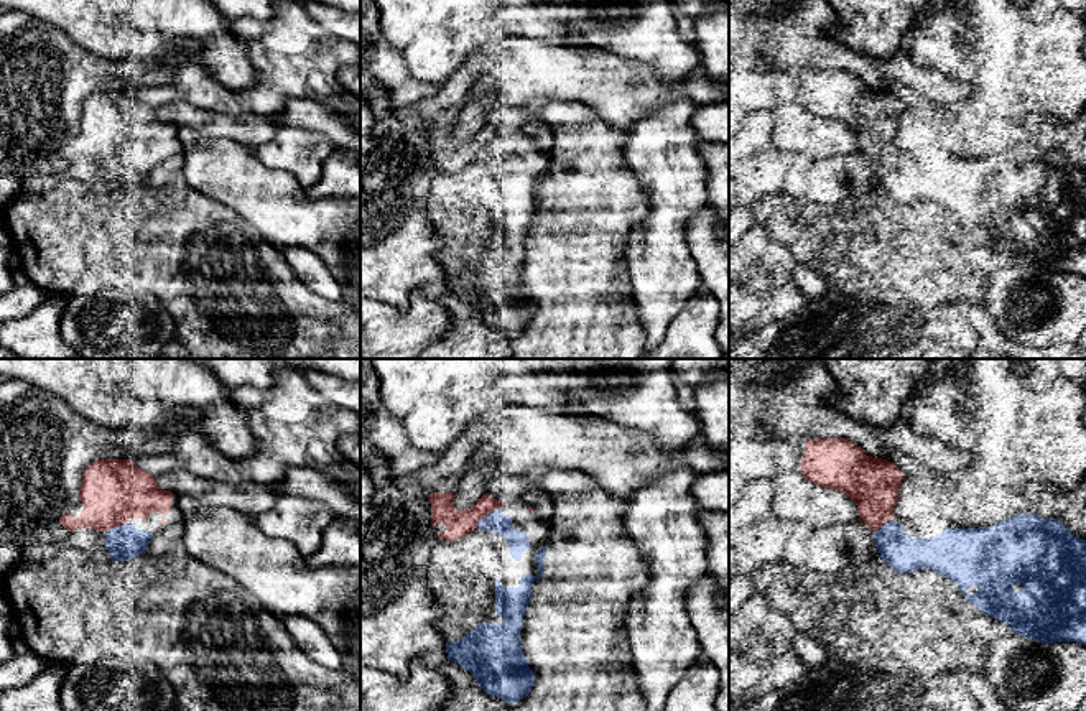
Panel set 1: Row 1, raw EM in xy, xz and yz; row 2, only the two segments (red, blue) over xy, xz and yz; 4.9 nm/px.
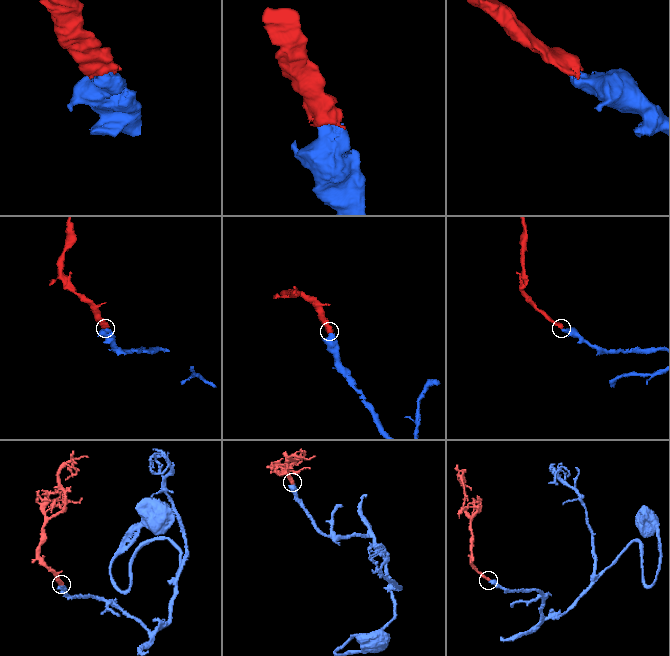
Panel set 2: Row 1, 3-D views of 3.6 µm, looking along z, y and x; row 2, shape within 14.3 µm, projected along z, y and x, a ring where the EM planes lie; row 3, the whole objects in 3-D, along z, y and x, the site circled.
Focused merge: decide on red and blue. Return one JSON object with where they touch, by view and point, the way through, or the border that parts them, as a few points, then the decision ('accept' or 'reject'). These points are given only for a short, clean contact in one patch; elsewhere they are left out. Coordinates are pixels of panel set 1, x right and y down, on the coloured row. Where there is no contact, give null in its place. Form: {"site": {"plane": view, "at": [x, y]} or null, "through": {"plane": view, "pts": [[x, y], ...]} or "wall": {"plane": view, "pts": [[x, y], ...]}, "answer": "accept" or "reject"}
{"site": {"plane": "xz", "at": [484, 515]}, "answer": "accept"}

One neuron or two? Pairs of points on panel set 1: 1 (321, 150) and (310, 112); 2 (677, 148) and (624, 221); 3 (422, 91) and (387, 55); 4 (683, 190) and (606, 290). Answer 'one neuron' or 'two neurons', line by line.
1: two neurons
2: two neurons
3: one neuron
4: two neurons

